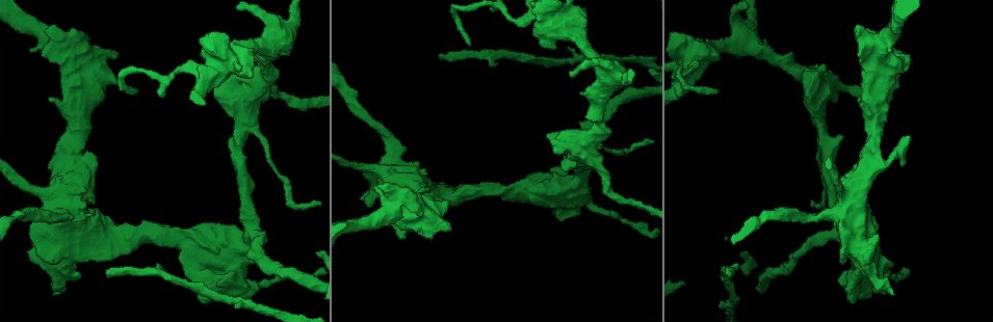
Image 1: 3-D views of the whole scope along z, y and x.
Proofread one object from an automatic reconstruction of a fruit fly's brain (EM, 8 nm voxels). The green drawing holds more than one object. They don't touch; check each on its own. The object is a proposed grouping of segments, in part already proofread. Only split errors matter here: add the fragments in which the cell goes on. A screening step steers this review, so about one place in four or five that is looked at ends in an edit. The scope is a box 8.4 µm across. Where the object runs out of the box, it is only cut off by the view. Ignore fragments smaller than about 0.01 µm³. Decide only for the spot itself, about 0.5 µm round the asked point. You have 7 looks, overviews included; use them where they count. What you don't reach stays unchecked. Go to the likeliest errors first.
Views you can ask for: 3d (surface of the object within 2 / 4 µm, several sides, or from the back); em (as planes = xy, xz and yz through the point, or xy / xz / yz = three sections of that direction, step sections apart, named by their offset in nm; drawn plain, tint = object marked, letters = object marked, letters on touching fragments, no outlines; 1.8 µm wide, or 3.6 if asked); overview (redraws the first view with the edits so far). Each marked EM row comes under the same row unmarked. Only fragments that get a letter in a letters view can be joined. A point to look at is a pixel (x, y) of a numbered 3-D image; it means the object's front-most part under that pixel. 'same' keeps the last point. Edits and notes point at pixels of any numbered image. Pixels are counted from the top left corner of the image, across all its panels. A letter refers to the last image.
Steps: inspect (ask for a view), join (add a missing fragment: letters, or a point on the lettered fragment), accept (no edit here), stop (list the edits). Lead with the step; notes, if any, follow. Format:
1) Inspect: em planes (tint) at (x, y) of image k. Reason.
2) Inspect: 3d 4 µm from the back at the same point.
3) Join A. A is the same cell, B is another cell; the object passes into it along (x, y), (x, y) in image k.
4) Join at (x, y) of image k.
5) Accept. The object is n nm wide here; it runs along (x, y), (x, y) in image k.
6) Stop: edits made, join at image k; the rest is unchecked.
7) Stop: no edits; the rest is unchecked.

Inspect: em 3.6 µm planes (tint) at (853, 199) of image 1. Sudden change in width.

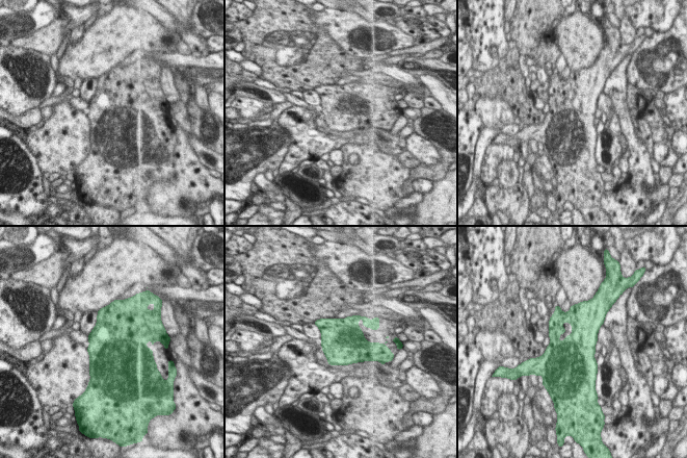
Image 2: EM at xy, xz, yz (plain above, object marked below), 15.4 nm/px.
Inspect: em 3.6 µm planes (letters) at the same point. See the neighbours.

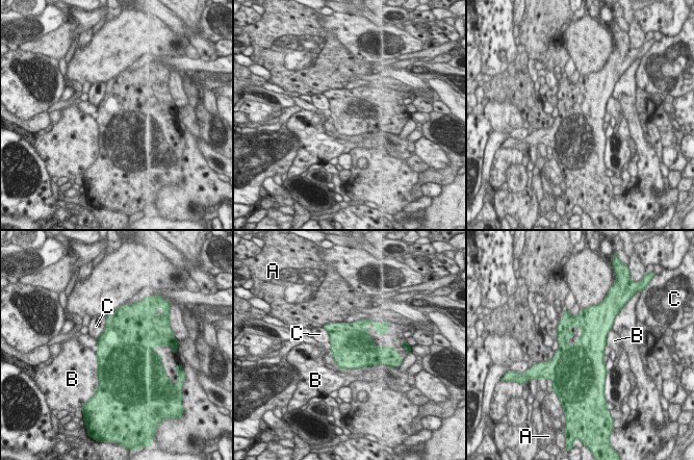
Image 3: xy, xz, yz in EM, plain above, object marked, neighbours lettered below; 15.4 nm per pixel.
Accept. A, B and C are other cells; none of them fits.

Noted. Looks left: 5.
Inspect: em xy step 4 (letters) at (860, 100) of image 1. Stops while still wide.

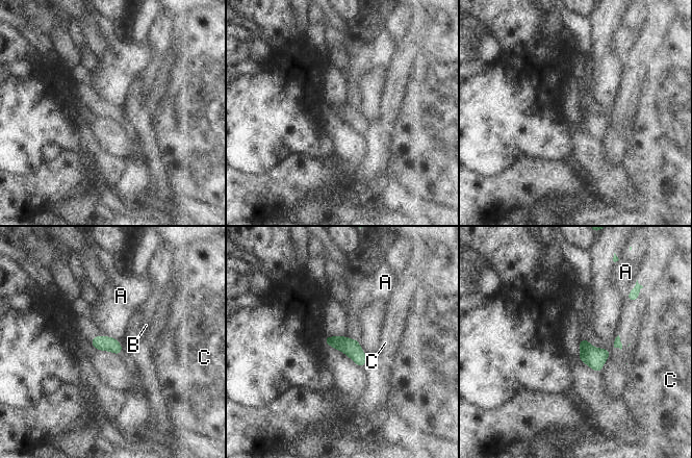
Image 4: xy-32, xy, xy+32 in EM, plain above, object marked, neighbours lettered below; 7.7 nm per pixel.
Inspect: em planes (letters) at the same point.

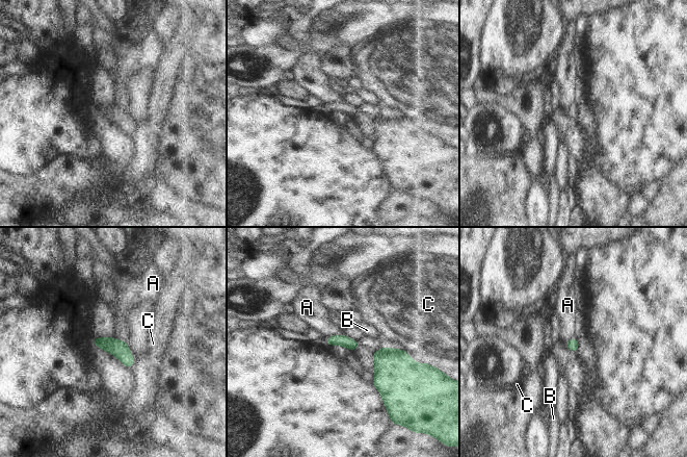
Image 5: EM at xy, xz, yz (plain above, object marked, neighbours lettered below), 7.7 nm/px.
Accept. A, B and C are other cells; it runs along (95, 339), (114, 346), (131, 362) in image 5; no lettered fragment goes on from it.

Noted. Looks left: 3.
Inspect: em 3.6 µm yz step 8 (letters) at (885, 271) of image 1. An open end.

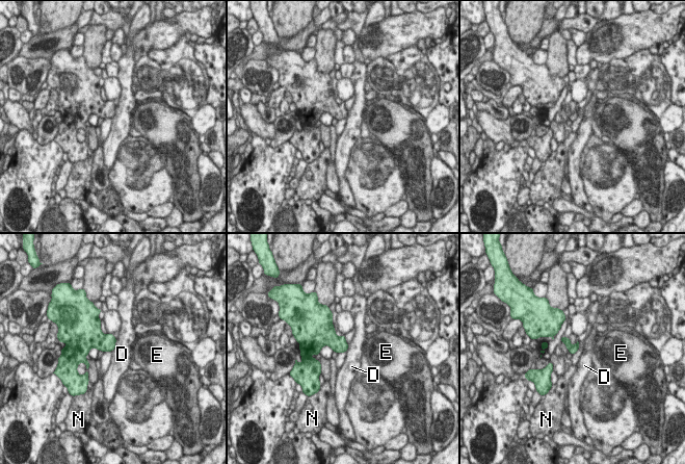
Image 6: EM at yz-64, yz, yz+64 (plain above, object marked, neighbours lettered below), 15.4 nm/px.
Accept. D, E and N are other cells; a border runs along (116, 339), (115, 346), (111, 351) in image 6; none of them fits.

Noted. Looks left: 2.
Stop: no edits; the rest is unchecked.

